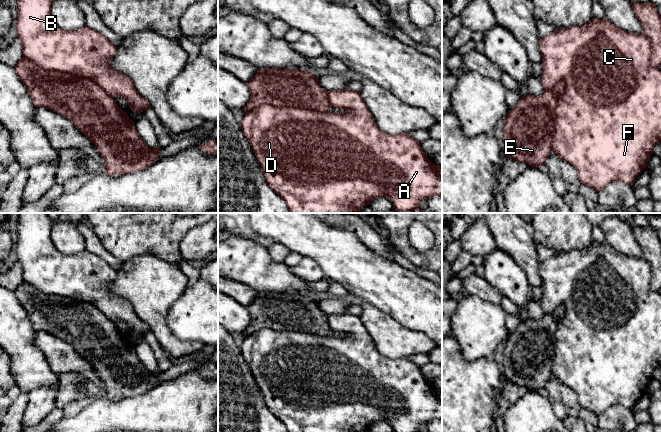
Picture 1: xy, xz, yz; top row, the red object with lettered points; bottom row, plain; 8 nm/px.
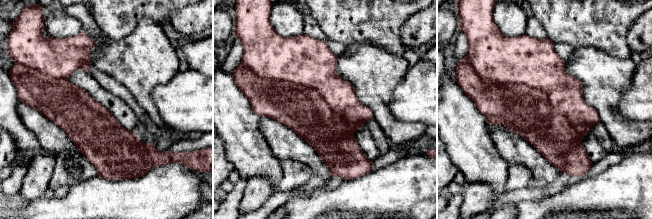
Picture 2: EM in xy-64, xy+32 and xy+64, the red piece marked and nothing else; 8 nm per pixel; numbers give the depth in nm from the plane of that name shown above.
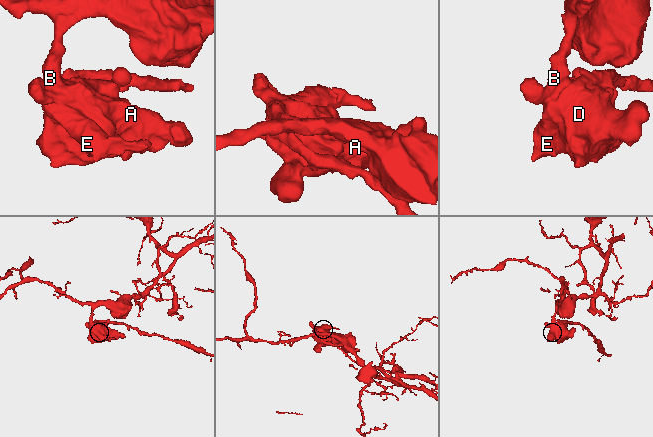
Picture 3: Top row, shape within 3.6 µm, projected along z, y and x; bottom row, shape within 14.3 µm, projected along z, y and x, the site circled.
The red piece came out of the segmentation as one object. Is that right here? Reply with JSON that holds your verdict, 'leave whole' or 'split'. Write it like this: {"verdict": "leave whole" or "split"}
{"verdict": "split"}

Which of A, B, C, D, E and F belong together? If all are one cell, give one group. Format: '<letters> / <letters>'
A B C D F / E

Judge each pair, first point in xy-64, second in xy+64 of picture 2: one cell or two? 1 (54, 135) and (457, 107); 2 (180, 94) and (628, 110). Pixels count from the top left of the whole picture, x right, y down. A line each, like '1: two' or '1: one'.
1: two
2: one

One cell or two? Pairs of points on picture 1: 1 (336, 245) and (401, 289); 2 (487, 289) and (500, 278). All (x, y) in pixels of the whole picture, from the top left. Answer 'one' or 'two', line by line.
1: one
2: two

